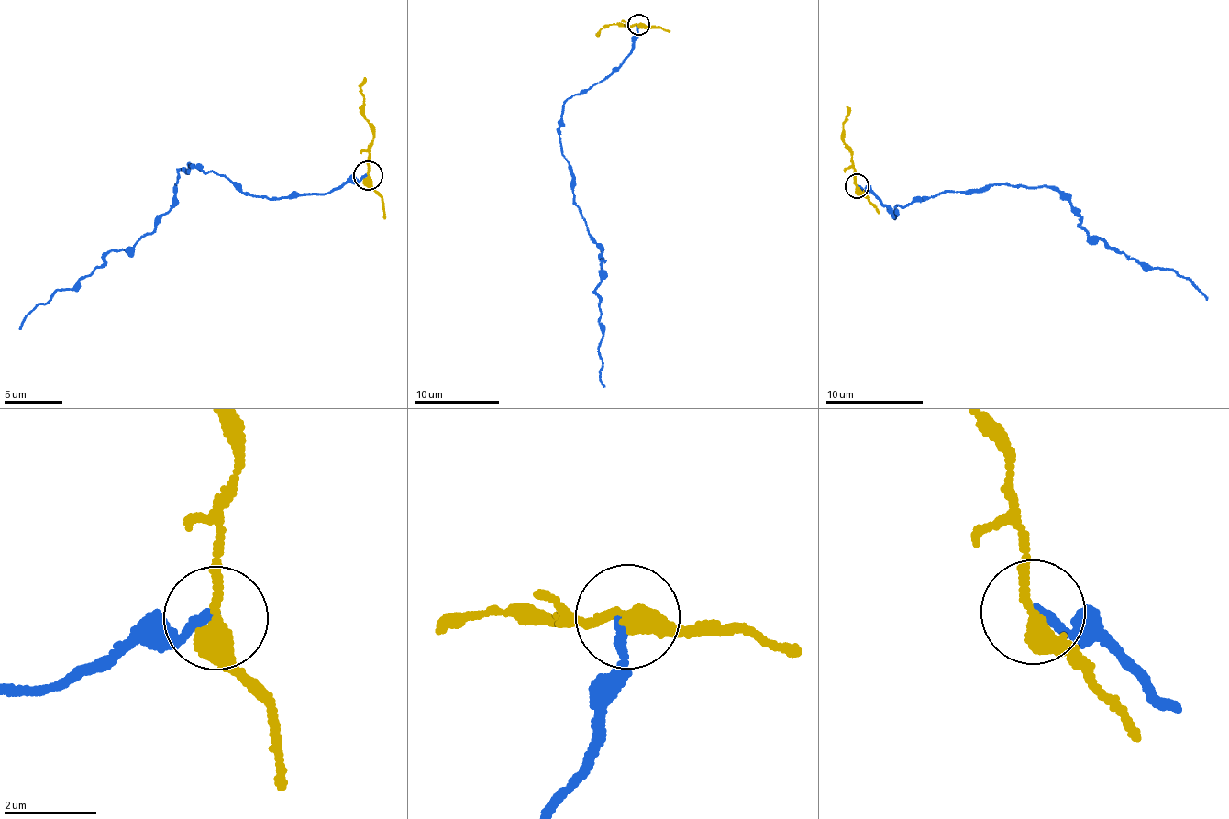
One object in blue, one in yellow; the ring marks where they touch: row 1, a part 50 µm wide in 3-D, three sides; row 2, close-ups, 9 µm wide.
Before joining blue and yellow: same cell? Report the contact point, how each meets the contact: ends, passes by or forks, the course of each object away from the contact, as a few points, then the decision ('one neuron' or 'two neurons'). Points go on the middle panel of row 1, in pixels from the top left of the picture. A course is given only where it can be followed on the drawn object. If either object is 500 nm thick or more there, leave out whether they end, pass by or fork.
(638, 25) | blue ends | yellow passes by | blue via (637, 25), (633, 50), (565, 102), (559, 133), (573, 199), (604, 260), (596, 291), (603, 386) | yellow via (638, 24), (625, 27), (608, 25), (598, 33) | two neurons

